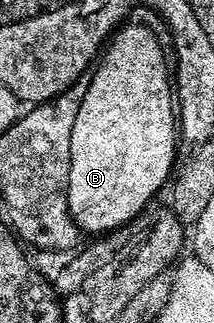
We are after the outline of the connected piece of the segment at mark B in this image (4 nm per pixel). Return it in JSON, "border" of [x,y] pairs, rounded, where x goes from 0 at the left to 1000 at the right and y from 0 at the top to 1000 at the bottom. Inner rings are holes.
{"border":[[[598,74],[551,84],[505,127],[435,223],[425,266],[407,266],[407,291],[388,291],[369,316],[350,390],[332,390],[313,625],[341,687],[383,721],[505,724],[654,672],[701,641],[696,616],[766,576],[771,554],[780,570],[818,520],[808,455],[836,446],[836,421],[818,406],[818,285],[799,269],[799,211],[771,201],[780,161],[752,152],[706,90],[659,74]]]}

